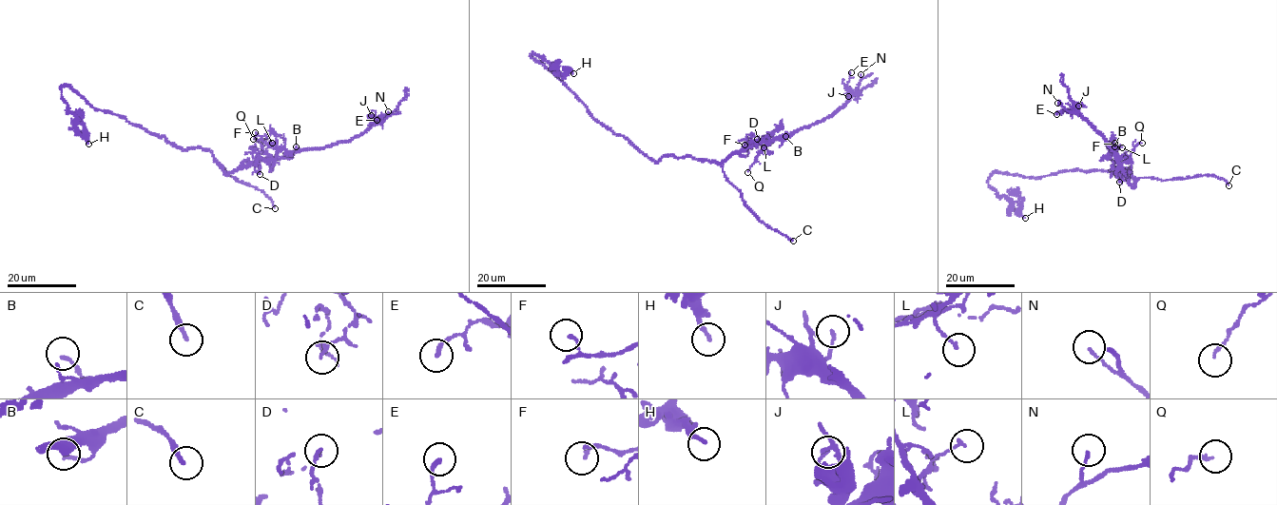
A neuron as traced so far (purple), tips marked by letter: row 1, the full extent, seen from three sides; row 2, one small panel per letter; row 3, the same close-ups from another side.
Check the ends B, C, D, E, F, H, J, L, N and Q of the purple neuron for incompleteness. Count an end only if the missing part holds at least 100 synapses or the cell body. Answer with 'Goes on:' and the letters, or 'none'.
Goes on: C

